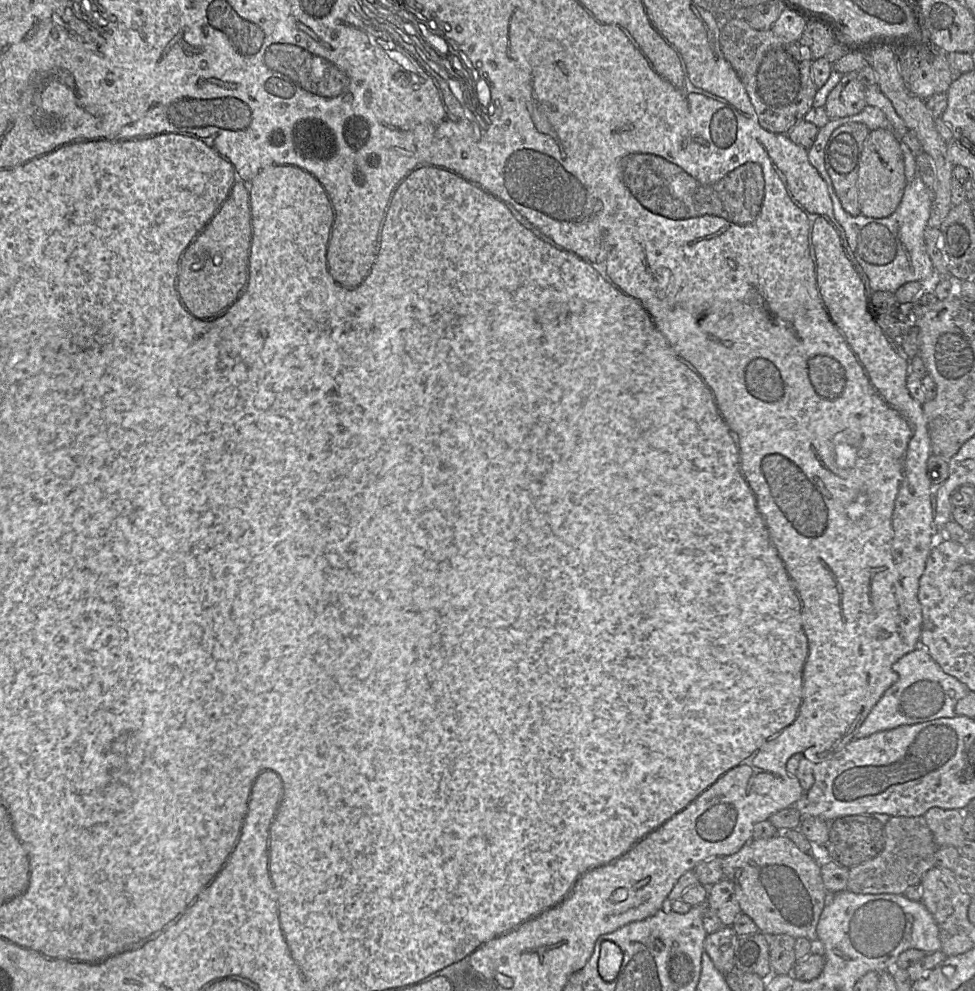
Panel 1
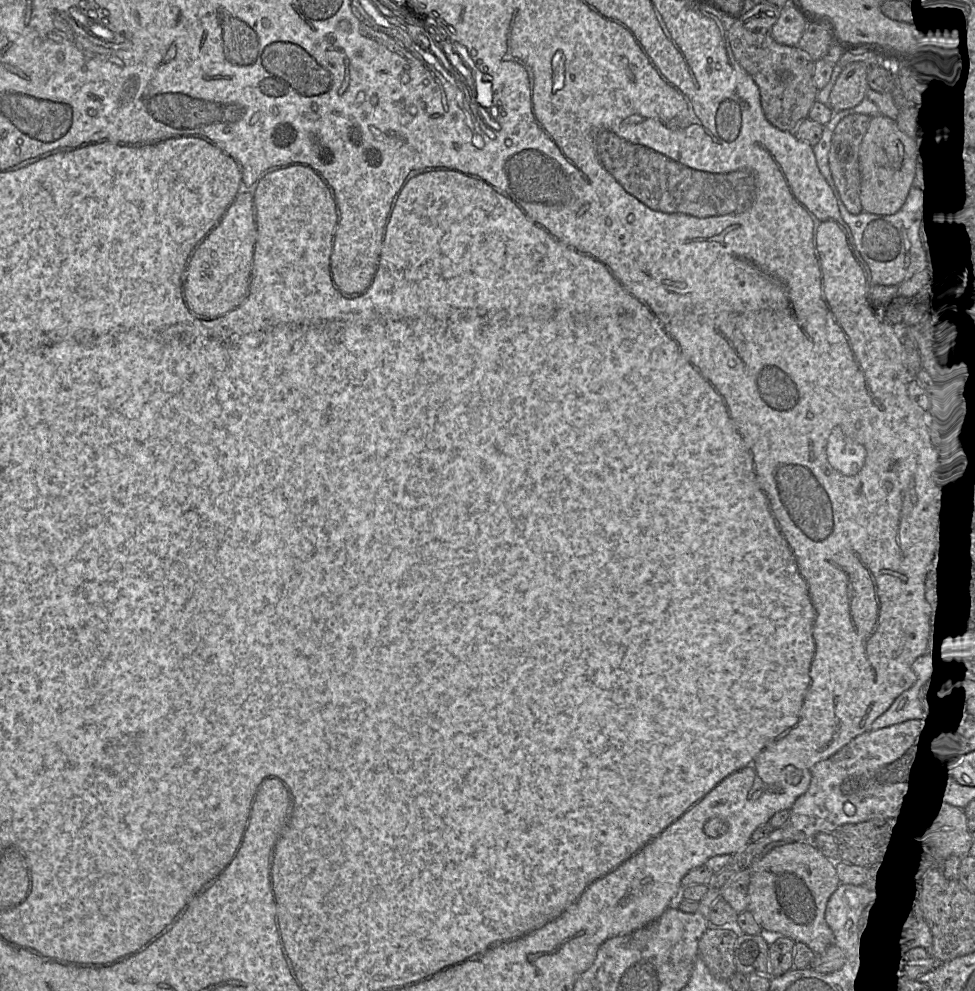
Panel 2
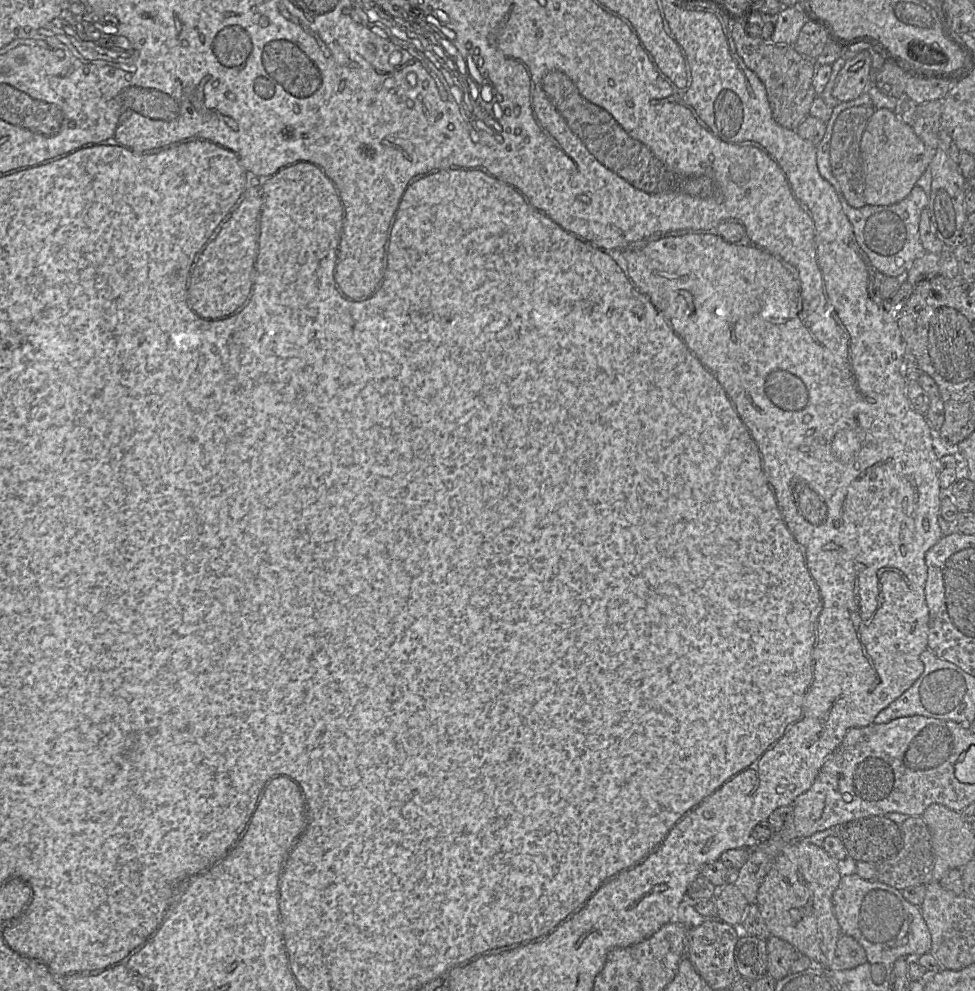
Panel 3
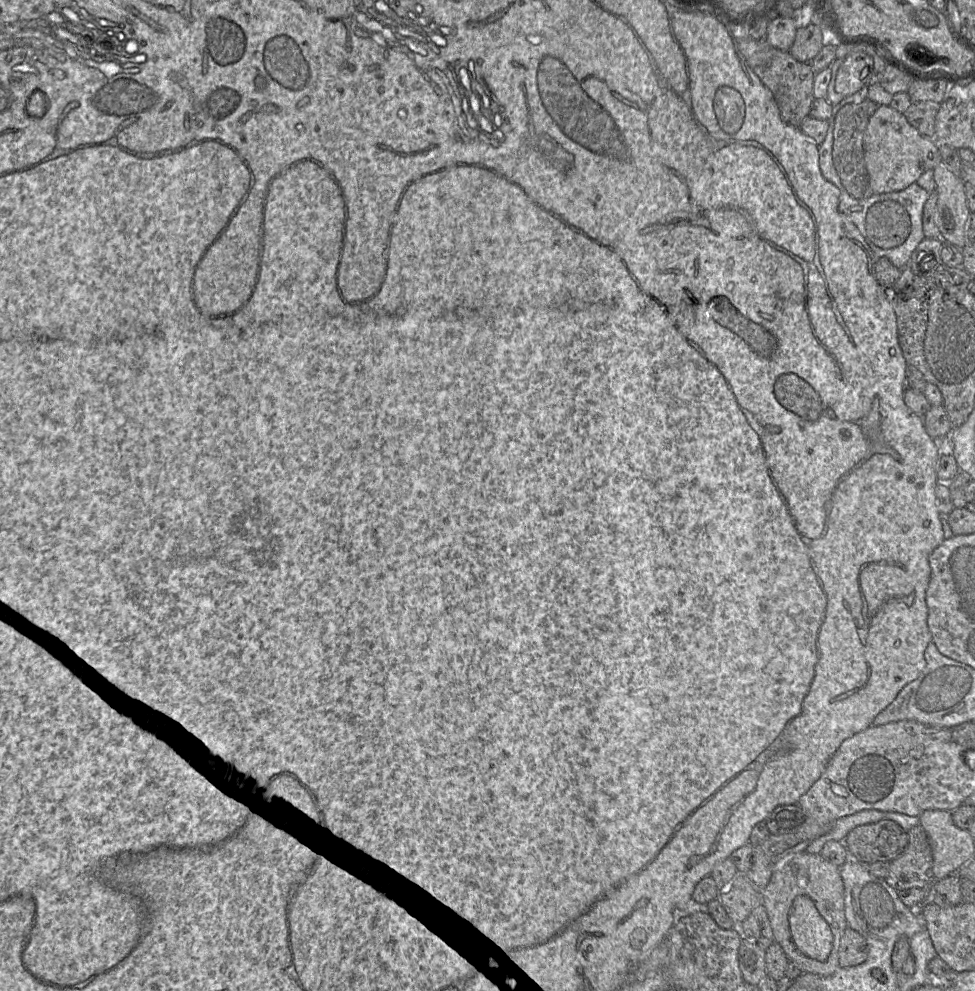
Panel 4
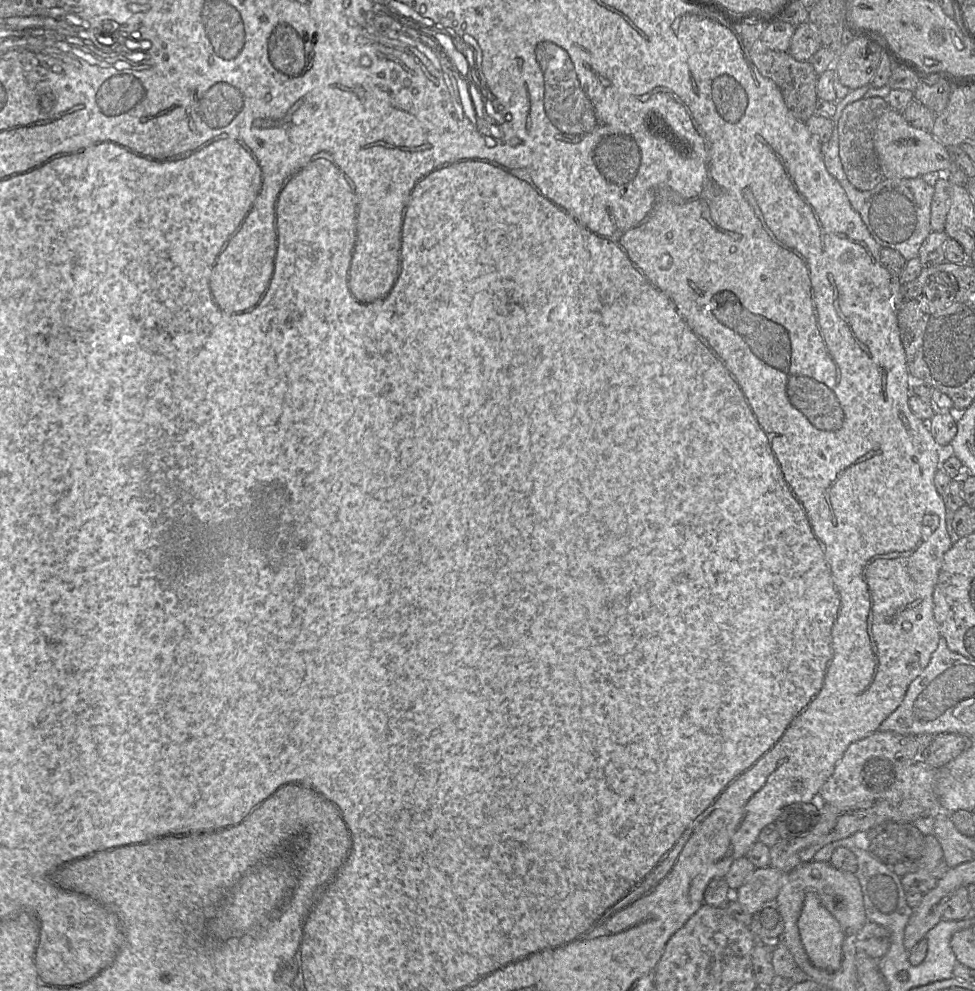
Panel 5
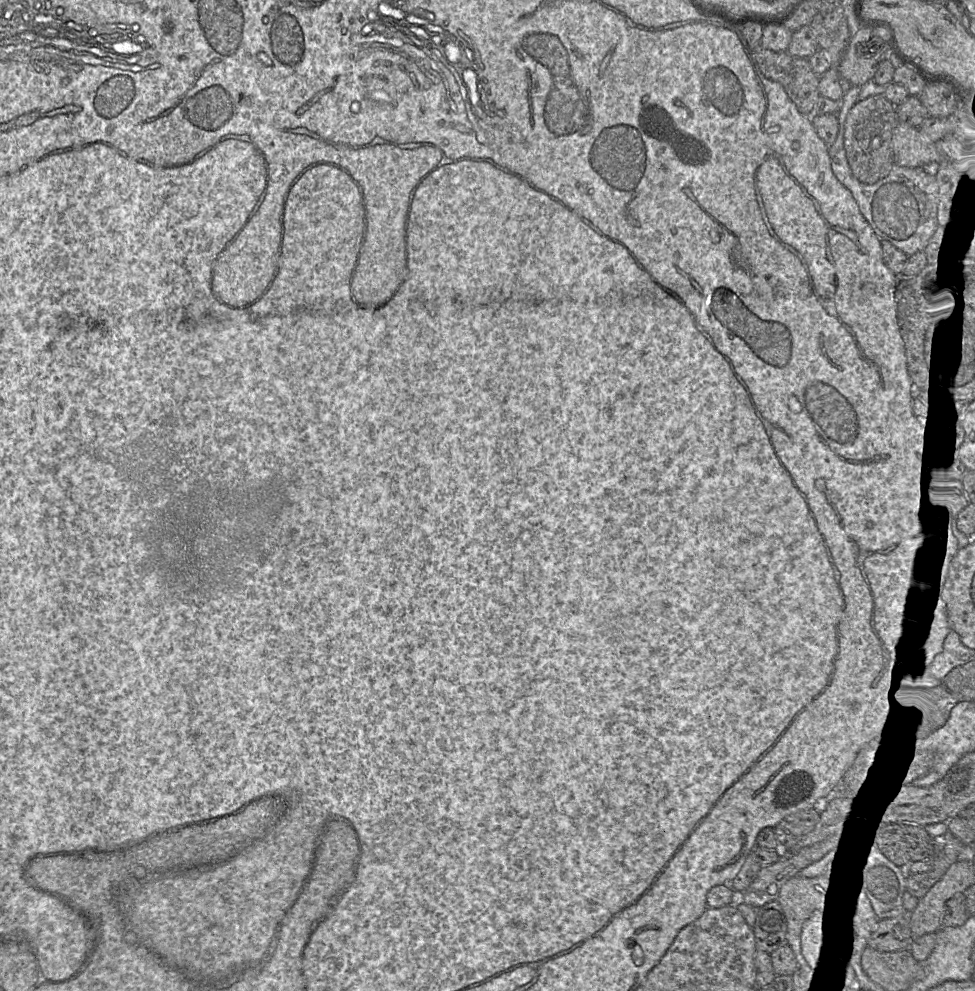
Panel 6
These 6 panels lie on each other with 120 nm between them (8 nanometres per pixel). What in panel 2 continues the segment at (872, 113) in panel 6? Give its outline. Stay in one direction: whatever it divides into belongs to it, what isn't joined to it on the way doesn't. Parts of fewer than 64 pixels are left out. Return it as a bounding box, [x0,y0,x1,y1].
[828,114,871,214]

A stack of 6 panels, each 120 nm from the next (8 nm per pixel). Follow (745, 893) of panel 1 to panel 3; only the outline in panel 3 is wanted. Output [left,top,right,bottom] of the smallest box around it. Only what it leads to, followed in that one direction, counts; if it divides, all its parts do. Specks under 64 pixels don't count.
[756,839,842,967]

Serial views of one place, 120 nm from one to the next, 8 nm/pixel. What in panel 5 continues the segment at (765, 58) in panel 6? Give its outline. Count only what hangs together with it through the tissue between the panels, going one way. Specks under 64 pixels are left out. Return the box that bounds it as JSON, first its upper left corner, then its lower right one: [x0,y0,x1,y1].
[745,39,818,122]

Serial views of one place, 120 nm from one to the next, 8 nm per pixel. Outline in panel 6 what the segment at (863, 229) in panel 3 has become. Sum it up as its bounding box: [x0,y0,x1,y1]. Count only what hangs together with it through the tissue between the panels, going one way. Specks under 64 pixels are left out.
[828,86,941,257]

